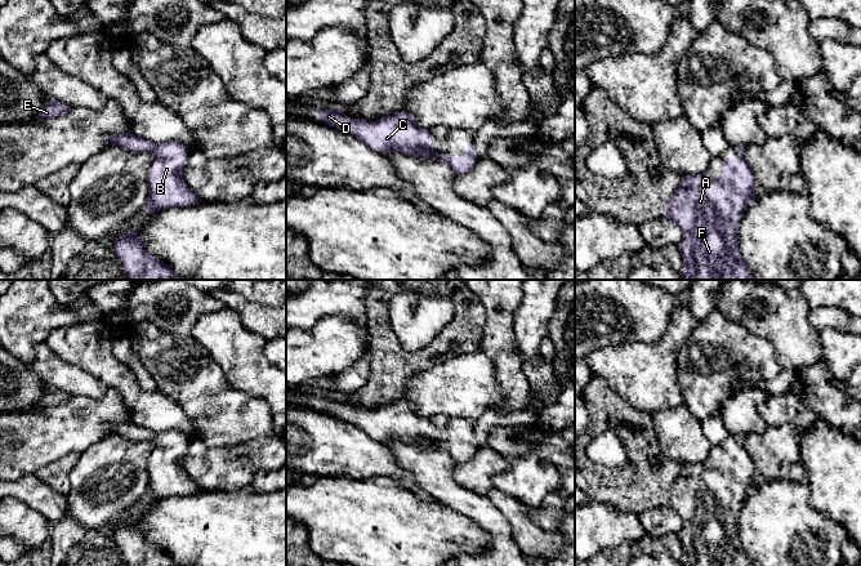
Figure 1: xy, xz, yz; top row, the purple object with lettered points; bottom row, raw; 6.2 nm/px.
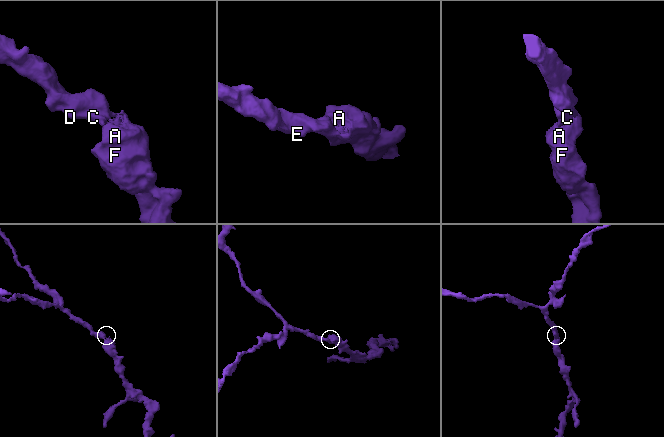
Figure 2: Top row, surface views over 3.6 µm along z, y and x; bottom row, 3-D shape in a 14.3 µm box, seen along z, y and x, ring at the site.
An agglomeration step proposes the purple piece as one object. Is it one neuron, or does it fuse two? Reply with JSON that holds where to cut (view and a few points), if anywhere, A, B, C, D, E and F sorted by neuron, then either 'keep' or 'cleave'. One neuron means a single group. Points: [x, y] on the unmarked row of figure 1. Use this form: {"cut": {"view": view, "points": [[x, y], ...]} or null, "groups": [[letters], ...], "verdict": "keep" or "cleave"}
{"cut": null, "groups": [["A", "B", "C", "D", "E", "F"]], "verdict": "keep"}

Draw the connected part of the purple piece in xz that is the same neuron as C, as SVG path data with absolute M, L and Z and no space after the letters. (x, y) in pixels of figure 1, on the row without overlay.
M327 397L318 402L318 409L356 425L382 444L401 441L425 447L443 447L456 463L468 460L478 447L472 432L468 432L463 446L443 445L433 440L430 437L433 427L429 419L420 416L414 405L406 401L398 401L376 410L362 410L348 406L335 397Z

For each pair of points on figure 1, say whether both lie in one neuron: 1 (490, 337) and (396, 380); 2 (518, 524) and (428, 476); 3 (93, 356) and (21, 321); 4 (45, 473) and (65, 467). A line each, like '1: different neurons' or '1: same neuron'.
1: different neurons
2: different neurons
3: different neurons
4: same neuron

